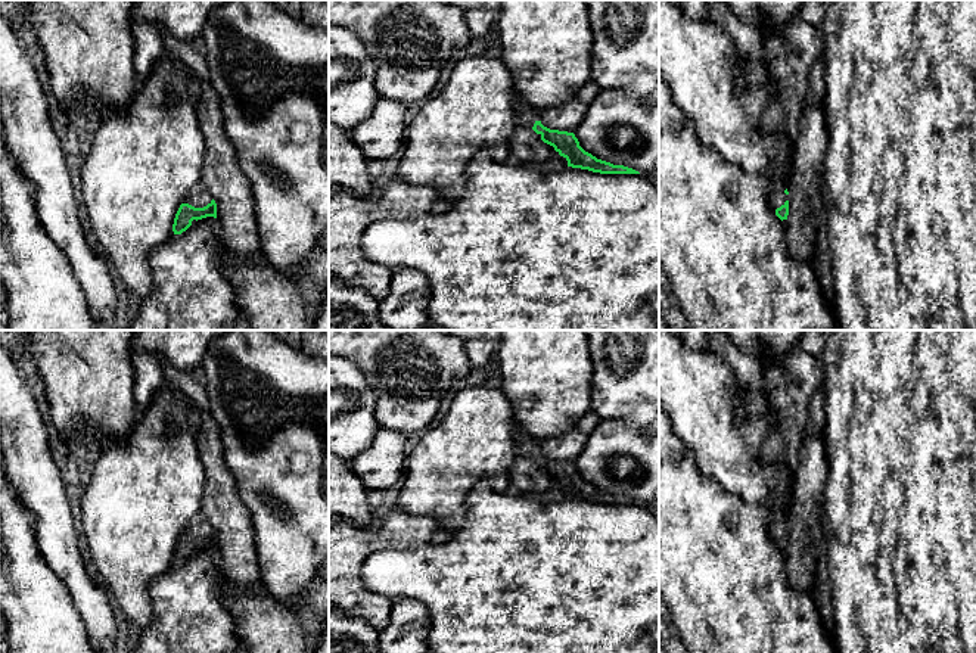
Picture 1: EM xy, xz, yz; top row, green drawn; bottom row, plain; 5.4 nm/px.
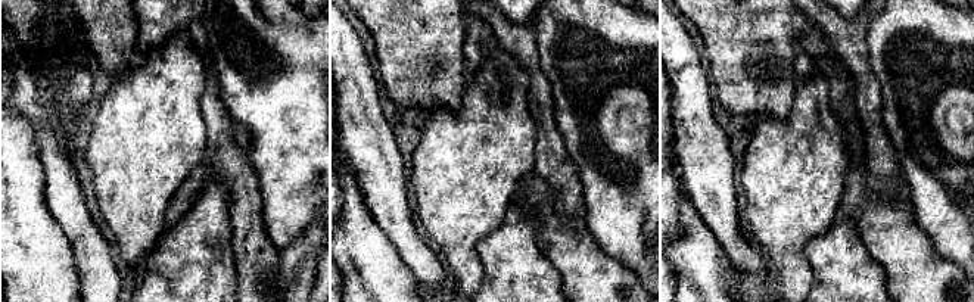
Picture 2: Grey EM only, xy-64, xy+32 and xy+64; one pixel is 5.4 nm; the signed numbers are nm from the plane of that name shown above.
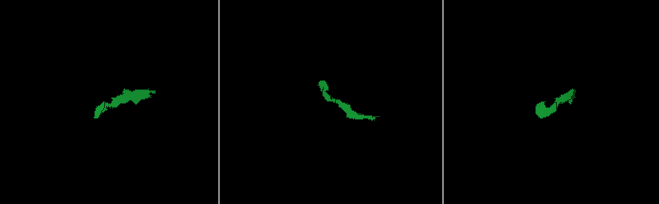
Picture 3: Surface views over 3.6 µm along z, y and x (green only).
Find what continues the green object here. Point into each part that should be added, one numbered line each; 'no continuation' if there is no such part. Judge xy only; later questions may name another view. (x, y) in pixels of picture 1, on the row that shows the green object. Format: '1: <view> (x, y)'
1: xy (198, 196)

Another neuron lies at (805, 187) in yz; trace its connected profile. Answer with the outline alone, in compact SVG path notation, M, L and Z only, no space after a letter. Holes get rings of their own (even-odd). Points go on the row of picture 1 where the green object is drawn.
M805 102L792 147L789 172L789 215L784 221L789 255L814 267L814 249L823 203L823 162L827 153L823 103Z

